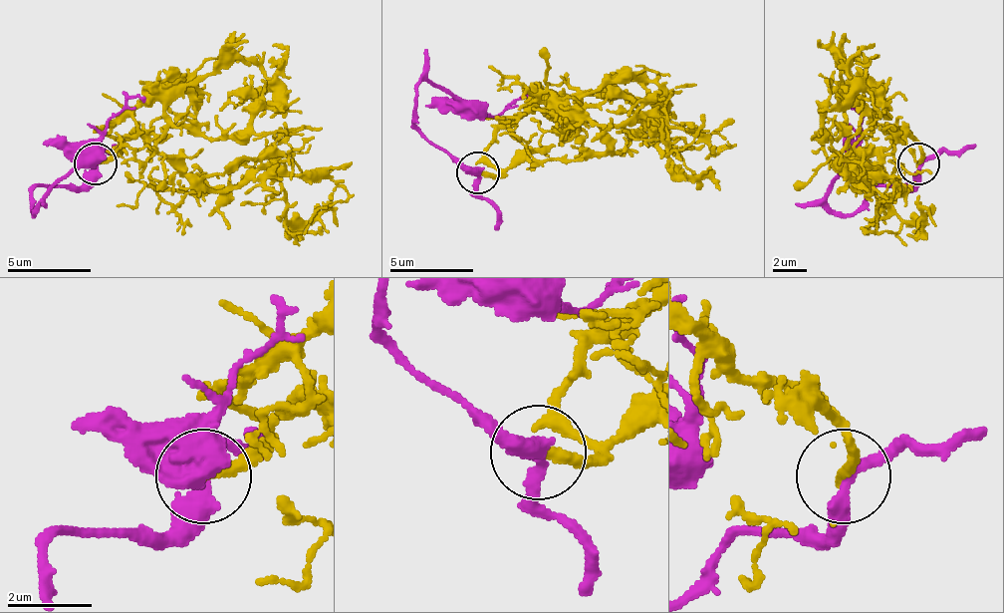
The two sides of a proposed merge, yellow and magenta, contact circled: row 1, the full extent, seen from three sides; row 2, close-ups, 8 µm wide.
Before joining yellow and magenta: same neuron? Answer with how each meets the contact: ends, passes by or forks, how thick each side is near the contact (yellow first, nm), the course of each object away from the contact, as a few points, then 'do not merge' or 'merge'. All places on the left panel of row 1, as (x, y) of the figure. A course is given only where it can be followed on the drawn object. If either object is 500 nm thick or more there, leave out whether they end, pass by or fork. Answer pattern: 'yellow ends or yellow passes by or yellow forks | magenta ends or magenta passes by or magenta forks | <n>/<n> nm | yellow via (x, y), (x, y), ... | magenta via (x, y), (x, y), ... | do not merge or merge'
yellow ends | magenta passes by | 280/340 nm | yellow via (94, 164), (120, 144), (103, 127), (161, 106), (157, 148), (195, 177), (254, 160), (288, 219), (338, 227) | magenta via (94, 164), (78, 185), (40, 185), (31, 193), (35, 215), (48, 189), (111, 118), (131, 97), (144, 97) | do not merge

